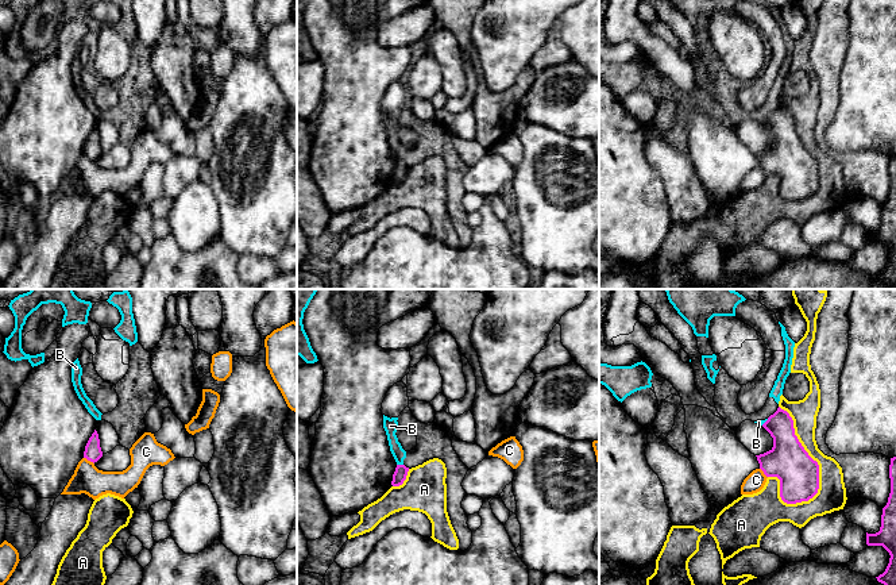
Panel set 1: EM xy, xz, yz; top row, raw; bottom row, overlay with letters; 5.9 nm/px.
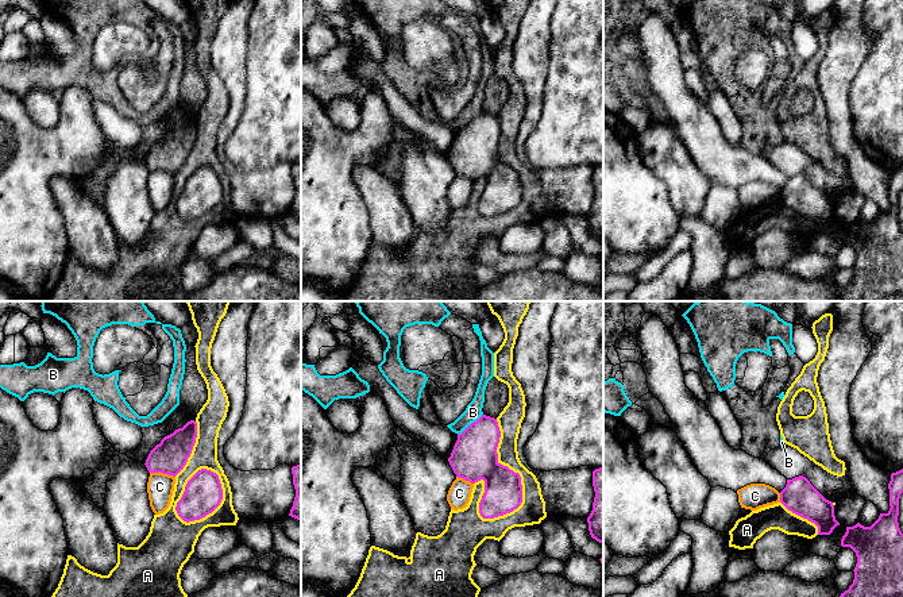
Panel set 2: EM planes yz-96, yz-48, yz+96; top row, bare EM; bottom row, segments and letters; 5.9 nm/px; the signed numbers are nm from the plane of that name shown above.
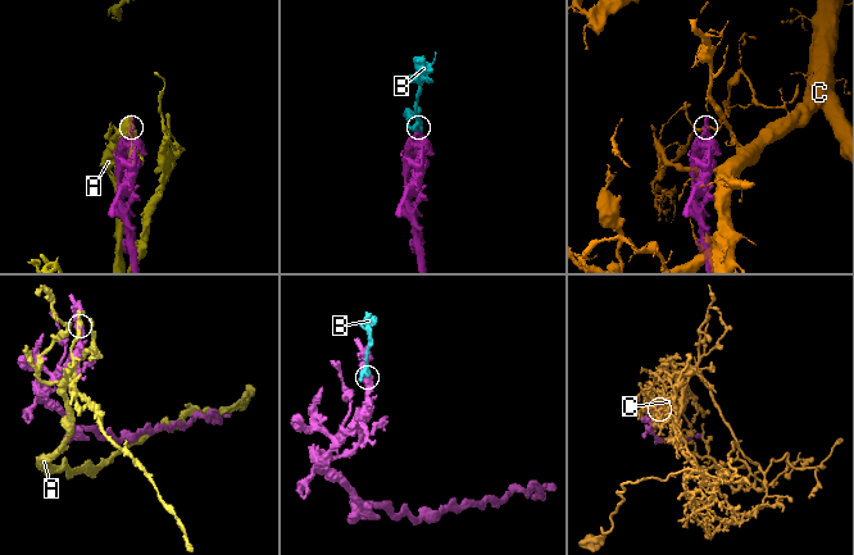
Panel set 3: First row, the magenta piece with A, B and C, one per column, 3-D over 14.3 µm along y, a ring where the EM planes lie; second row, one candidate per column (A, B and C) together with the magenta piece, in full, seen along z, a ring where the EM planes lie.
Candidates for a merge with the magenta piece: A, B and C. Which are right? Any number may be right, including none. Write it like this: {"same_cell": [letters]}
{"same_cell": []}

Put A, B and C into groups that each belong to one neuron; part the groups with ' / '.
A / B / C

